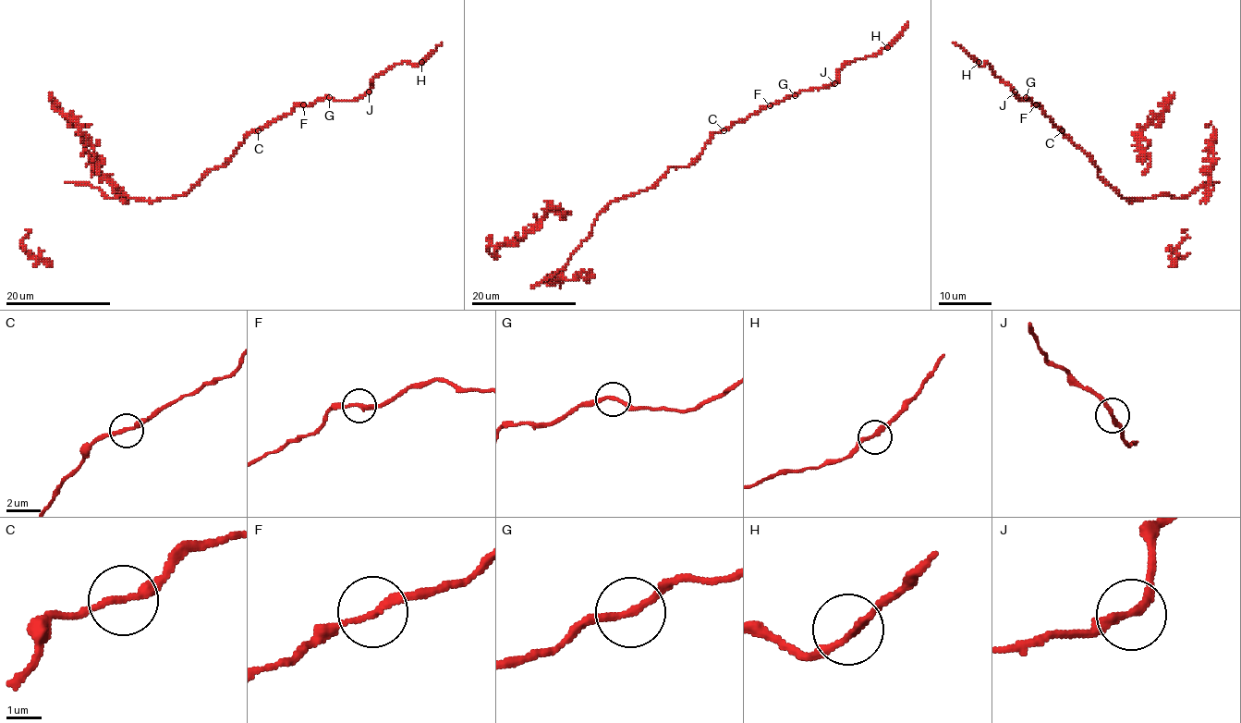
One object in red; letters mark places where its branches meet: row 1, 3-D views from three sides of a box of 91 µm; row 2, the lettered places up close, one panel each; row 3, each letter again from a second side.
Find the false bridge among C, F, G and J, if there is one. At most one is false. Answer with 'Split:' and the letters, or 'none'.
Split: J

